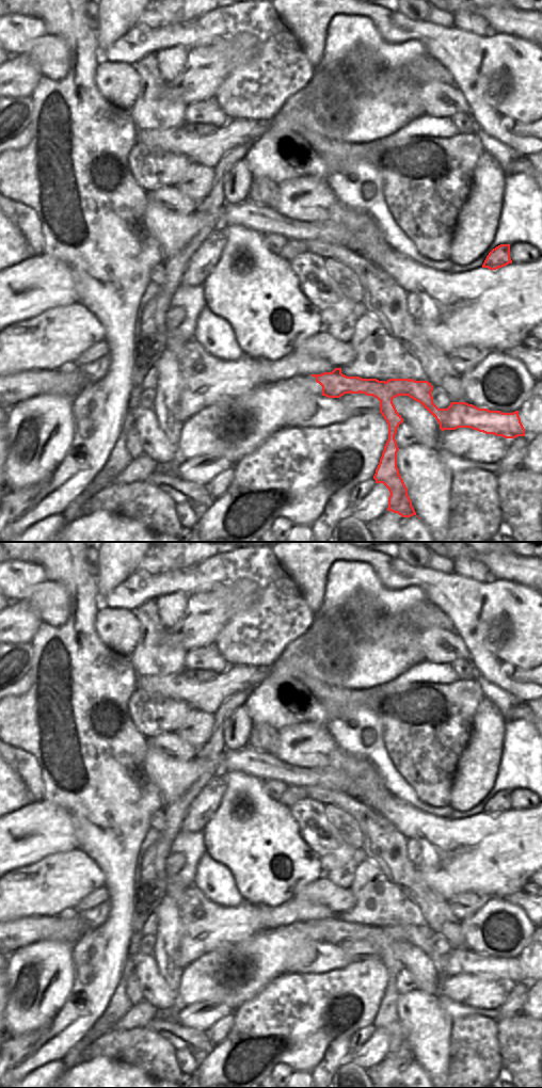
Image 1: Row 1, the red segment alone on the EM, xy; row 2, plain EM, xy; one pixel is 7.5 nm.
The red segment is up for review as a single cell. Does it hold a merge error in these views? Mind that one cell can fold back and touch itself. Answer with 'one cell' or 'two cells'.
two cells

